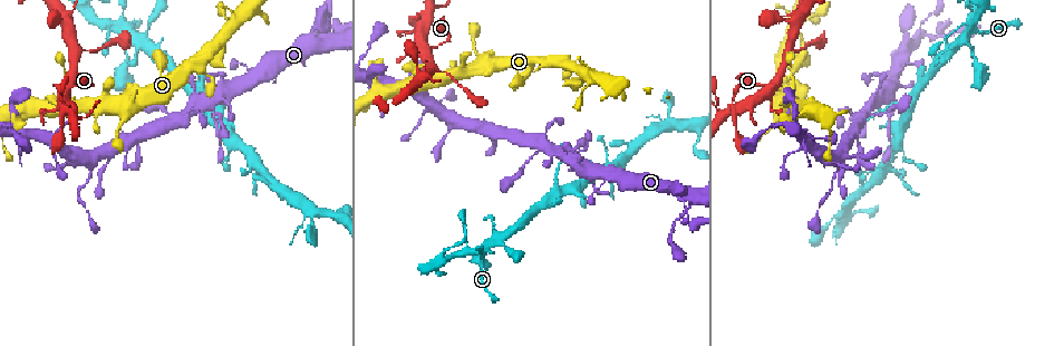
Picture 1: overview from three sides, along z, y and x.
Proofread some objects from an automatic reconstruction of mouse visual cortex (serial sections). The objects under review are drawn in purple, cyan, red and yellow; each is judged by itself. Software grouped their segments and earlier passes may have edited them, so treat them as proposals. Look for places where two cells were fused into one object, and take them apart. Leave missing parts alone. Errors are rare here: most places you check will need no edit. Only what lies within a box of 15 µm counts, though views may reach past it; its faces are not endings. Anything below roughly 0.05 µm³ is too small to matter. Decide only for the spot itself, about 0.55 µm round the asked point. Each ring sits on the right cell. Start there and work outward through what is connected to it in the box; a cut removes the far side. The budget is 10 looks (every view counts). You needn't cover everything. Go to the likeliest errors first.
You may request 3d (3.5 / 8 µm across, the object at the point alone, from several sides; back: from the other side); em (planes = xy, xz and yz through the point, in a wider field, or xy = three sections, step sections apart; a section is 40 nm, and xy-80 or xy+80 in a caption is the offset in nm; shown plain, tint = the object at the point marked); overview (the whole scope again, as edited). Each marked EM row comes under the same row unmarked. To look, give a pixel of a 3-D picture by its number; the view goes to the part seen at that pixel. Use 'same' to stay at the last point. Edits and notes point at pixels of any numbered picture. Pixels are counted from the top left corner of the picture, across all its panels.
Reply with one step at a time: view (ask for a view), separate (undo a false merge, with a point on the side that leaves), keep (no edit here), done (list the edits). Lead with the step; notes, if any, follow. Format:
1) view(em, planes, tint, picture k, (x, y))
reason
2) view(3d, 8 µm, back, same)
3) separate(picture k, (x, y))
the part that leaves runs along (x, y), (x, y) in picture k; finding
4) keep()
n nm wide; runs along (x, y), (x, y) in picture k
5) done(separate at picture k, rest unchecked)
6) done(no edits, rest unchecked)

view(3d, 3.5 µm, back, picture 1, (973, 31))
a narrow waist

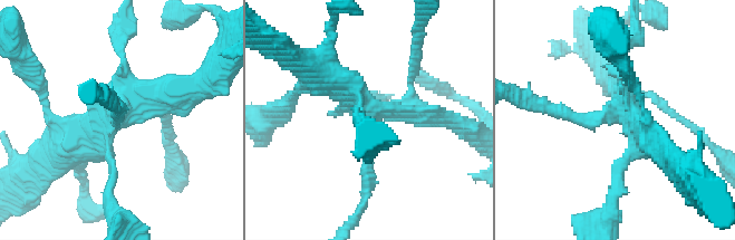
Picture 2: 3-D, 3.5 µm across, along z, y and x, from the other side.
view(em, xy, step 5, tint, picture 2, (623, 110))
need the tissue

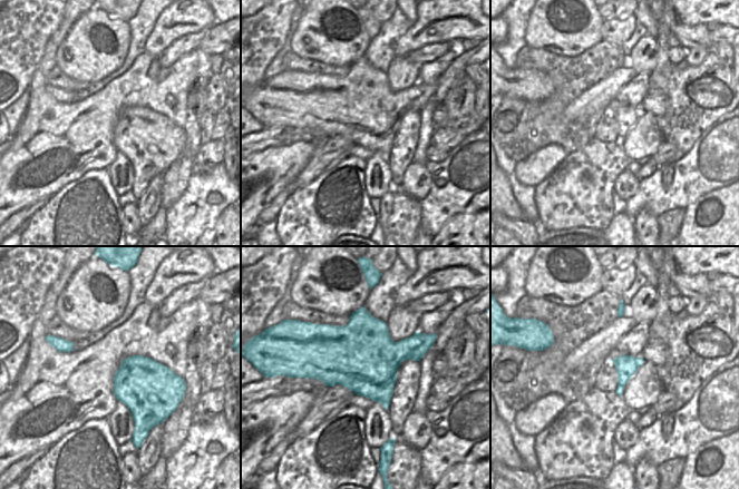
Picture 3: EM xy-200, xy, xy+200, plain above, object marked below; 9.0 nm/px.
keep()
600 nm wide; runs along (369, 178), (366, 108), (318, 72) in picture 2; one cell here

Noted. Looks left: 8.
view(3d, 3.5 µm, picture 1, (726, 116))
abrupt turn

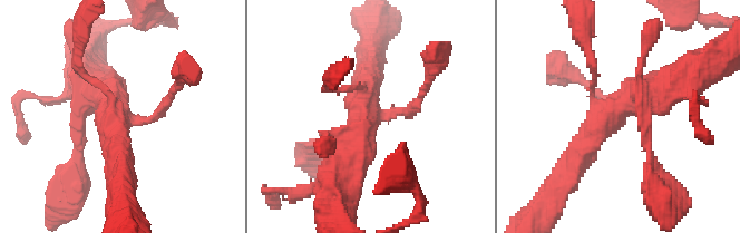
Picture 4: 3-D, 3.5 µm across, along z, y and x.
view(em, planes, tint, picture 4, (361, 116))
4 arms; arms of 100, 150, 350, 500 nm

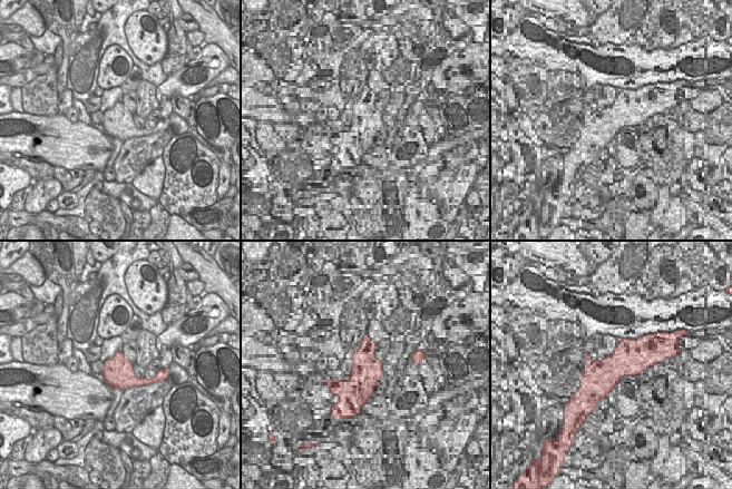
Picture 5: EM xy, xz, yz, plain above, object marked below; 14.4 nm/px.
keep()
runs along (679, 84), (611, 107), (573, 162) in picture 4; one cell here

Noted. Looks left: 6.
view(3d, 3.5 µm, picture 1, (794, 26))
four arms meet

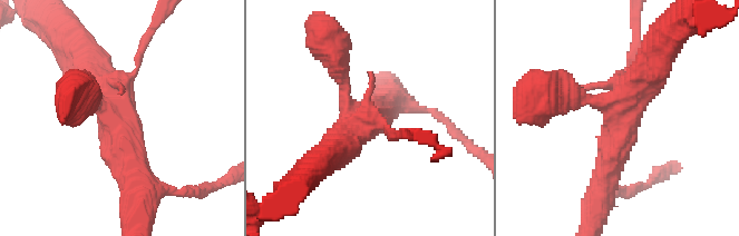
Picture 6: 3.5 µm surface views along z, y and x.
view(em, xy, step 1, tint, picture 6, (361, 119))
need the tissue

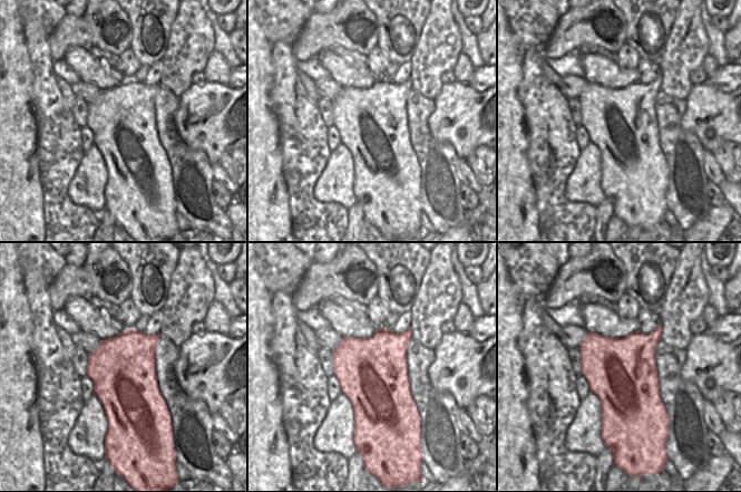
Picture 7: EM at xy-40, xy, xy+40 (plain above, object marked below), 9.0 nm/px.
keep()
runs along (135, 178), (110, 102), (84, 55) in picture 6; one cell here

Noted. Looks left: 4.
view(3d, 8 µm, picture 1, (541, 144))
thick turns thin

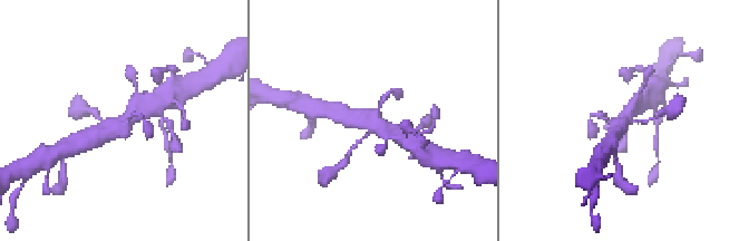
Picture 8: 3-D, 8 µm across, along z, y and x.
view(em, xy, step 2, tint, picture 8, (372, 126))
need the tissue

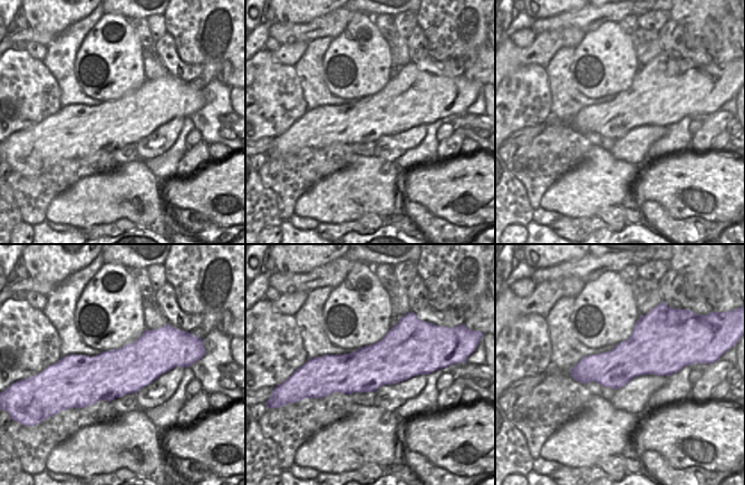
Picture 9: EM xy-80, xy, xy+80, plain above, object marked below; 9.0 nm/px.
keep()
runs along (151, 108), (96, 136) in picture 8; all the same cell

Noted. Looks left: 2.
done(no edits, rest unchecked)

